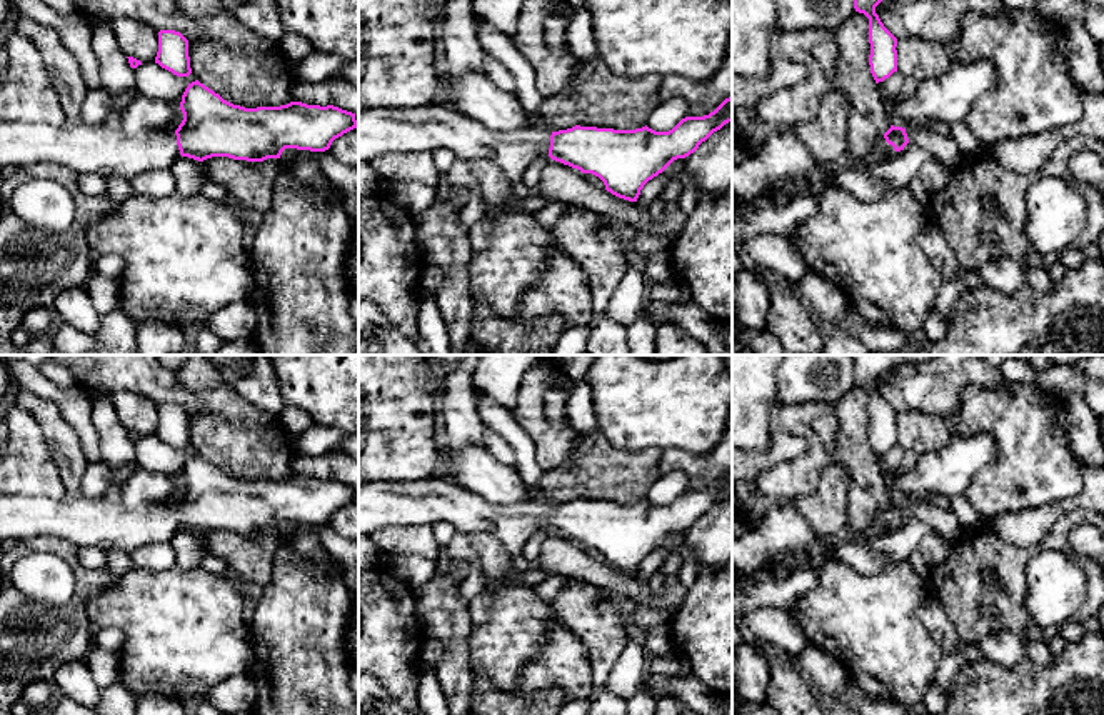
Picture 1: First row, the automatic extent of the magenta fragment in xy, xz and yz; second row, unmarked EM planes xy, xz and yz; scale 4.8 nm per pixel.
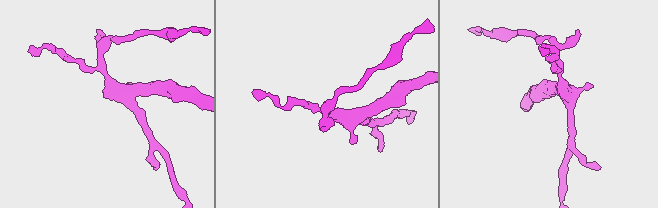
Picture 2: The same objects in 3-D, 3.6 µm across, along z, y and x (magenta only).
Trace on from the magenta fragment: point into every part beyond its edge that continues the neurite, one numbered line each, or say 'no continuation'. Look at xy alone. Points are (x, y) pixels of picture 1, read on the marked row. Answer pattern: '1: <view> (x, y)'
1: xy (85, 149)

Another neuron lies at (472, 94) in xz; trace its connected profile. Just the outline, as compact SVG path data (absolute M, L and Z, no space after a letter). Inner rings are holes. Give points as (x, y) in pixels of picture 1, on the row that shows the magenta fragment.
M465 72L449 80L445 105L477 120L490 132L510 133L535 122L525 113L514 92L497 88L484 72Z

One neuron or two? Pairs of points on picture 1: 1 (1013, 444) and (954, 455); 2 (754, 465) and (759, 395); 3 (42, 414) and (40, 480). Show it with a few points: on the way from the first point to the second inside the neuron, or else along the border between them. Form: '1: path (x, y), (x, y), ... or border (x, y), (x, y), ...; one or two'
1: border (986, 432), (996, 447), (996, 457), (973, 479); two
2: border (771, 412), (771, 444), (761, 450), (749, 450); two
3: border (17, 404), (39, 425), (57, 470); two

